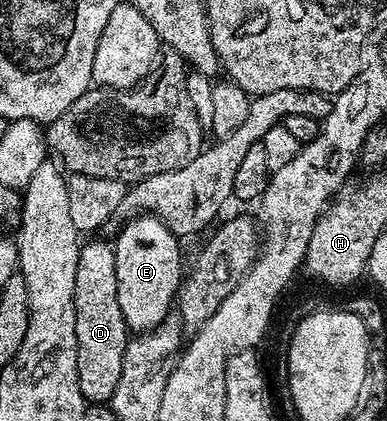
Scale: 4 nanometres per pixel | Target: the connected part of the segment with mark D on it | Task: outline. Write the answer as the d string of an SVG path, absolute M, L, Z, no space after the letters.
M92 238L89 242L81 243L80 253L78 254L78 274L74 278L74 310L76 317L74 318L74 330L78 330L78 390L82 390L85 401L89 405L102 404L107 405L112 399L114 390L118 387L118 378L122 378L122 358L126 354L126 346L130 339L130 330L126 326L126 318L122 318L122 306L118 306L118 278L116 277L116 250L111 243L108 244L104 240L96 240L100 238Z

